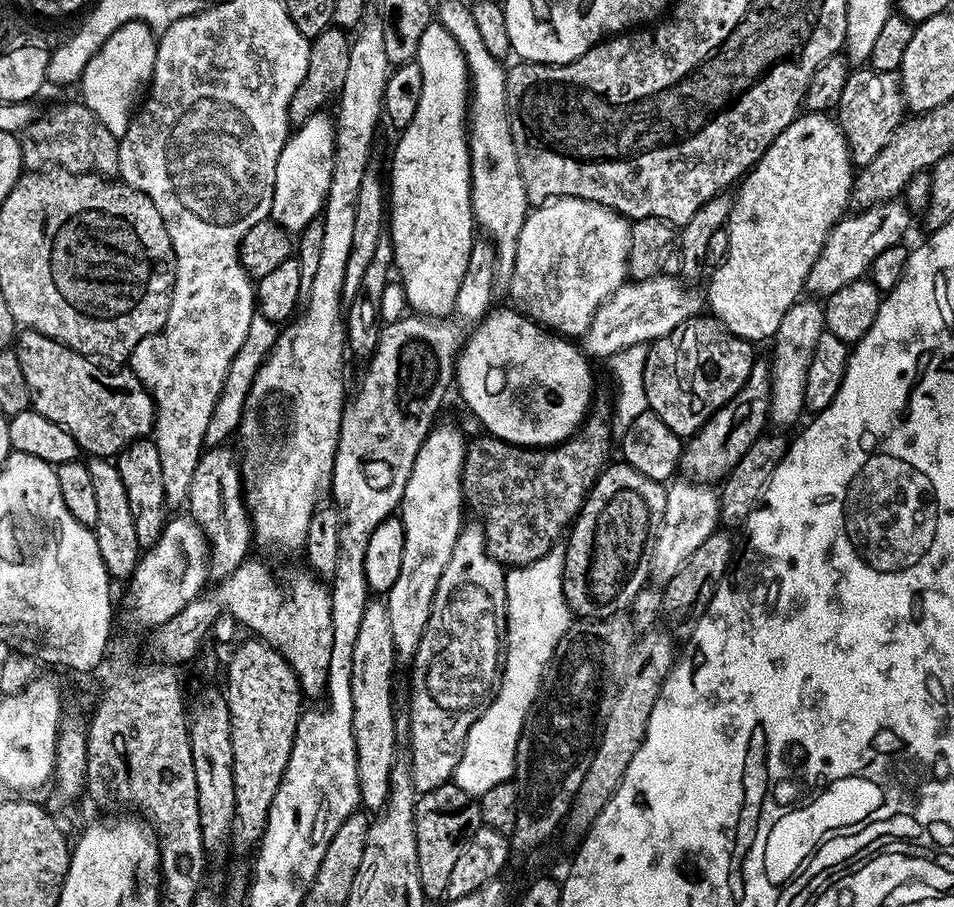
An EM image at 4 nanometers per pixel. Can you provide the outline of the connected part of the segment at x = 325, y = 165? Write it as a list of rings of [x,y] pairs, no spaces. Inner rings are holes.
[[[316,113],[305,120],[288,137],[275,171],[274,198],[269,219],[290,234],[298,234],[323,211],[333,172],[336,129],[333,119]]]

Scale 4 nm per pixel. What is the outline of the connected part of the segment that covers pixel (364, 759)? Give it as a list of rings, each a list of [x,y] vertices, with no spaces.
[[[369,602],[365,606],[358,626],[358,636],[354,638],[354,666],[352,667],[352,681],[350,694],[354,694],[354,742],[356,743],[356,761],[358,762],[358,782],[360,783],[360,803],[365,809],[379,810],[388,801],[390,790],[390,770],[398,759],[396,752],[396,712],[392,710],[392,667],[398,664],[398,657],[394,650],[394,638],[390,634],[390,618],[387,603]]]

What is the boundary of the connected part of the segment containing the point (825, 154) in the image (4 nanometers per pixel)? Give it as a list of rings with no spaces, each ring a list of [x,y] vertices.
[[[805,111],[774,138],[760,161],[743,177],[740,193],[735,193],[726,225],[730,238],[728,259],[713,271],[712,281],[711,276],[707,281],[707,307],[712,307],[711,315],[728,331],[749,342],[775,337],[786,310],[801,299],[810,266],[820,257],[828,232],[849,211],[853,179],[854,165],[844,132],[829,113]]]

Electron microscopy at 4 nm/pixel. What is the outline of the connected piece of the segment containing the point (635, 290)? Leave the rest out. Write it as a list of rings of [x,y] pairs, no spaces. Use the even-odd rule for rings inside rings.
[[[661,274],[649,280],[633,279],[623,284],[609,300],[602,302],[590,326],[584,331],[584,355],[593,361],[607,361],[614,354],[626,350],[626,346],[651,345],[652,341],[670,334],[670,330],[681,328],[691,316],[701,315],[701,293],[699,296],[695,287],[681,282],[675,275],[672,276]]]

